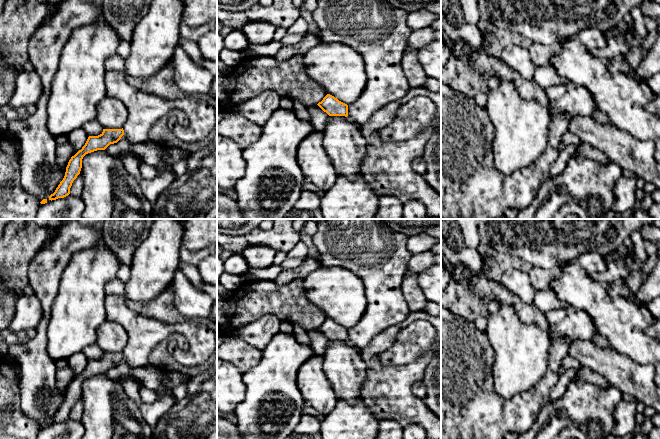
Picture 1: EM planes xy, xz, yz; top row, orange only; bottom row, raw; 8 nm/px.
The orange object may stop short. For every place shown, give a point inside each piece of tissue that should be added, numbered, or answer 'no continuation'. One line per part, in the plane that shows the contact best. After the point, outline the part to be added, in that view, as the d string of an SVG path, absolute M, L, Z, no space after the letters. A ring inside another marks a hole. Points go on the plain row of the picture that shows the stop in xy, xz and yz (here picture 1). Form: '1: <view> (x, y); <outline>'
no continuation

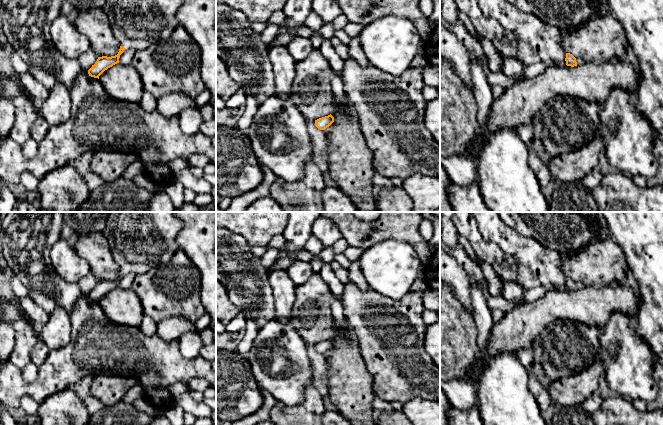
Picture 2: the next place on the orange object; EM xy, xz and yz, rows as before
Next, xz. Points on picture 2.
no continuation

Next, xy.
1: xy (139, 241); M110 212L102 233L109 243L114 261L121 270L125 273L143 274L152 269L169 267L172 256L179 249L176 237L182 228L183 222L175 212Z

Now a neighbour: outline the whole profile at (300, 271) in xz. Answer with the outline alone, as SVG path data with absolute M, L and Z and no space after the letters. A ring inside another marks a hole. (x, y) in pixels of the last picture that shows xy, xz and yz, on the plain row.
M302 260L293 263L287 272L296 286L305 283L314 274L311 264Z

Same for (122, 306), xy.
M117 287L99 300L104 315L112 322L139 328L144 316L140 299L136 292Z

